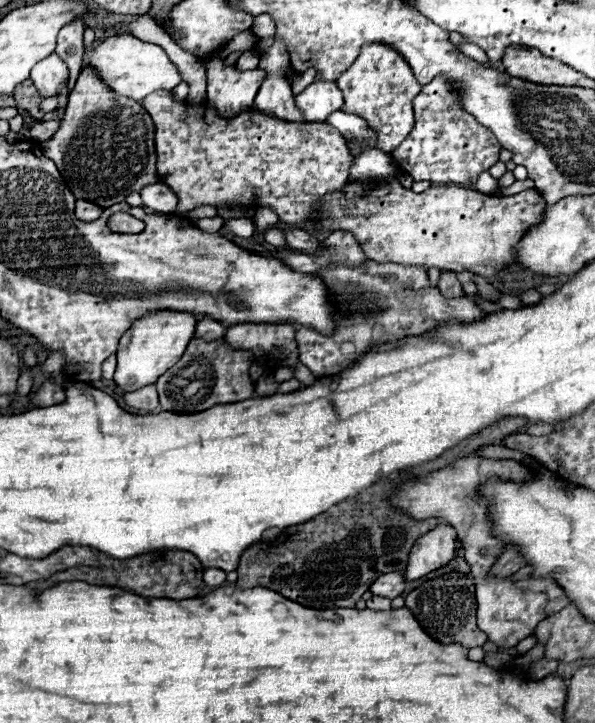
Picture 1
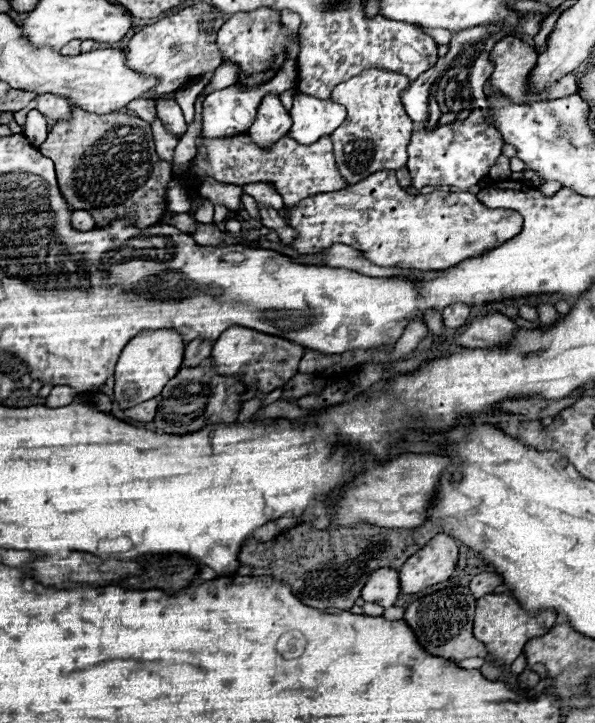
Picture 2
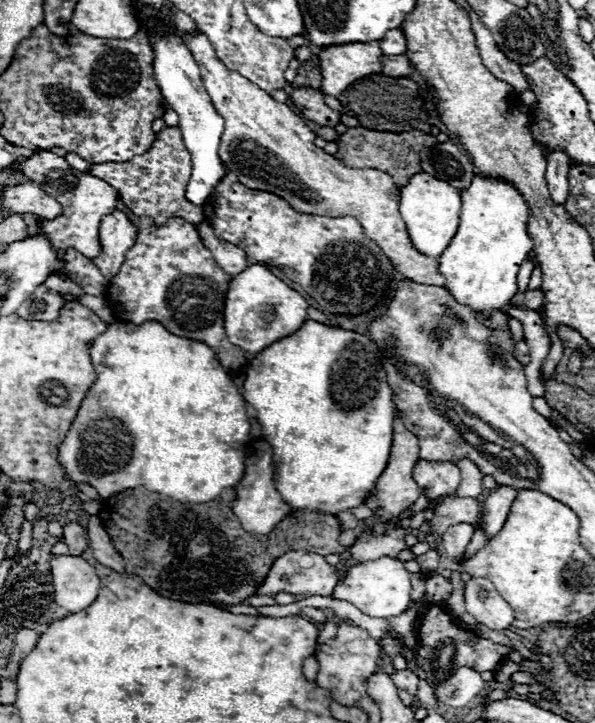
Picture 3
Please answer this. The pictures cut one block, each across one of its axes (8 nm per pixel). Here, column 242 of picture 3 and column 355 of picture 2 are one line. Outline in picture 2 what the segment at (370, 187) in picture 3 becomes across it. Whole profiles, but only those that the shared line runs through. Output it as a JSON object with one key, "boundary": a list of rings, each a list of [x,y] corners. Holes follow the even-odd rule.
{"boundary":[[[370,68],[334,88],[332,100],[348,110],[346,122],[342,122],[342,126],[330,136],[336,166],[346,184],[358,184],[362,178],[368,178],[378,170],[398,170],[406,166],[412,120],[402,106],[400,92],[406,90],[408,84],[410,80],[402,74]]]}

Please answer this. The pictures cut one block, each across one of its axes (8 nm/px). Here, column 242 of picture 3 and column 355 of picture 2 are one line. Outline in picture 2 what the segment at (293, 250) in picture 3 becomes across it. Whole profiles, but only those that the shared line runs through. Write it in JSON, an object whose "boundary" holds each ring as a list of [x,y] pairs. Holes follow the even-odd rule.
{"boundary":[[[382,170],[362,182],[358,186],[346,186],[342,190],[330,194],[314,194],[304,198],[296,206],[284,208],[288,216],[288,224],[298,232],[294,242],[288,244],[292,250],[300,254],[318,254],[328,250],[334,244],[346,244],[354,250],[362,252],[376,266],[384,268],[406,268],[406,270],[446,270],[460,264],[466,258],[478,256],[494,246],[504,244],[522,232],[524,218],[516,210],[508,208],[486,208],[478,202],[478,198],[470,192],[442,192],[434,190],[432,194],[408,194],[396,180],[394,170]]]}

